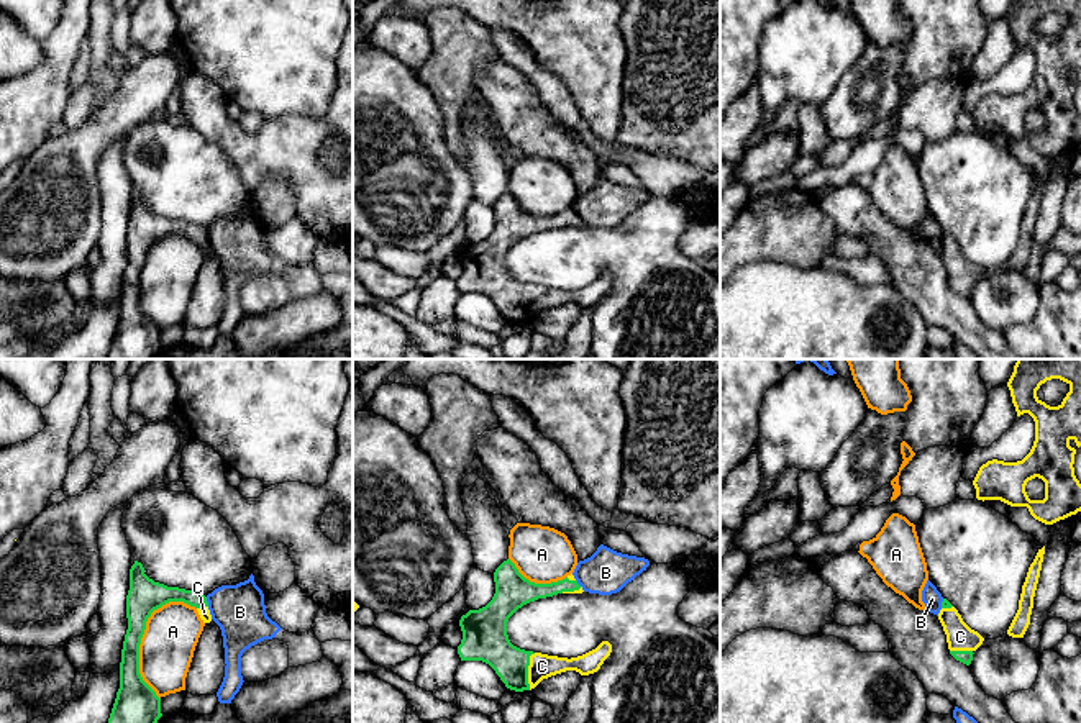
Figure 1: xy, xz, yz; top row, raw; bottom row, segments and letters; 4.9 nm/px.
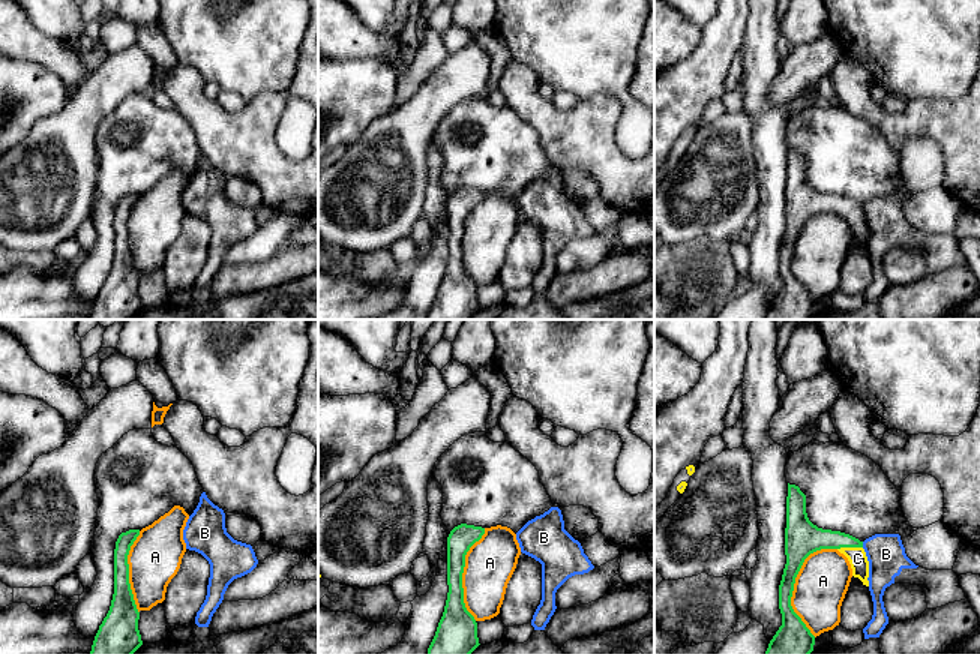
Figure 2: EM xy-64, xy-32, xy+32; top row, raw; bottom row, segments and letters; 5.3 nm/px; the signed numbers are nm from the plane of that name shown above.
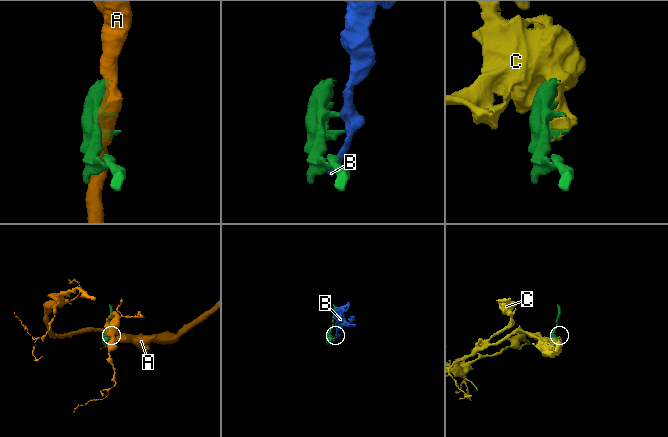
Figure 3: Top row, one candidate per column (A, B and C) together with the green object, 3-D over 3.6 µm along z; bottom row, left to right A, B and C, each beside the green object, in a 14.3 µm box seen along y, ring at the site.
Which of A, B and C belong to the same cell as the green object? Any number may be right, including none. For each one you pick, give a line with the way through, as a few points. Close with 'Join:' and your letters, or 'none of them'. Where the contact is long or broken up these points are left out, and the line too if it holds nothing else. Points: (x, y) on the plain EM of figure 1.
Join: C

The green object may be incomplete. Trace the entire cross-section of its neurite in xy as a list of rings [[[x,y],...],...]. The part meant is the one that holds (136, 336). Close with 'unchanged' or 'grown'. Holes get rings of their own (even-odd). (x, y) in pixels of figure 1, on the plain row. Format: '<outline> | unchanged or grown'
[[[135,193],[126,228],[128,262],[121,282],[120,321],[107,359],[154,359],[162,349],[161,331],[139,307],[139,277],[151,246],[169,234],[195,239],[203,256],[212,254],[205,228],[154,215],[144,207],[143,197]]] | grown

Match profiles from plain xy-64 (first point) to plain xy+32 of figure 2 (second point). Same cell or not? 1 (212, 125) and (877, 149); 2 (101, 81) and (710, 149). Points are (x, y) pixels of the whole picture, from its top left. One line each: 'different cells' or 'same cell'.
1: different cells
2: same cell

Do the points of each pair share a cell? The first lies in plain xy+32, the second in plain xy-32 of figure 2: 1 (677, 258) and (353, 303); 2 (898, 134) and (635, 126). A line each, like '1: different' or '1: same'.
1: different
2: different

